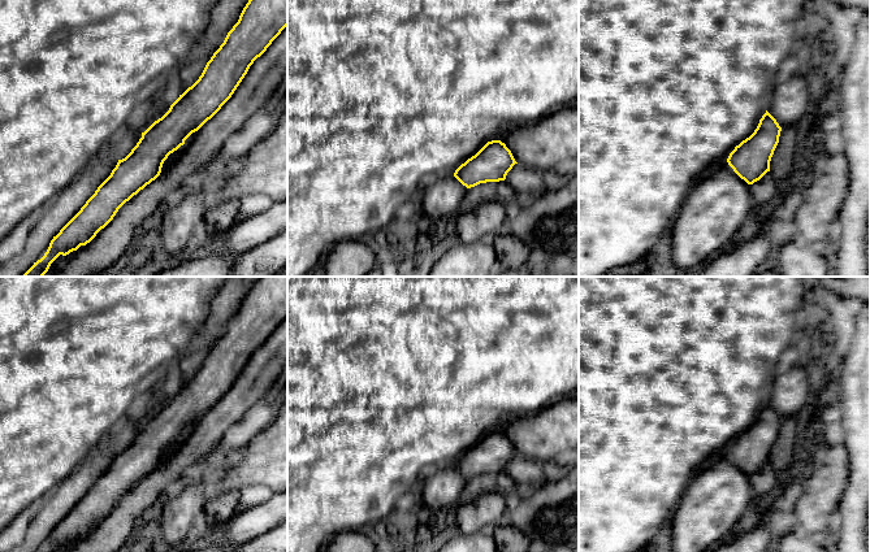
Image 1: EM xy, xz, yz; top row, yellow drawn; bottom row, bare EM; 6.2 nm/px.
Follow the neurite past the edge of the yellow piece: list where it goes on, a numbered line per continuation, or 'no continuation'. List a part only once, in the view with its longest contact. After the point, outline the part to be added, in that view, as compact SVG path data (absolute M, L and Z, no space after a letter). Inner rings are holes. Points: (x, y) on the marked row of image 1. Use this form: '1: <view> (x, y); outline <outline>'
no continuation

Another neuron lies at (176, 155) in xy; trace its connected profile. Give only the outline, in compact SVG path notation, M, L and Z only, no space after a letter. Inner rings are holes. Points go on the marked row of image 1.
M198 131L192 132L192 134L185 140L185 144L183 144L183 145L181 145L177 151L174 151L173 153L170 153L170 155L168 156L168 158L166 158L166 160L164 161L164 164L163 164L161 173L160 173L160 174L163 174L163 173L165 173L166 170L169 170L170 166L186 152L189 144L192 142L192 139L194 139L194 136L195 136L196 132L198 132Z

